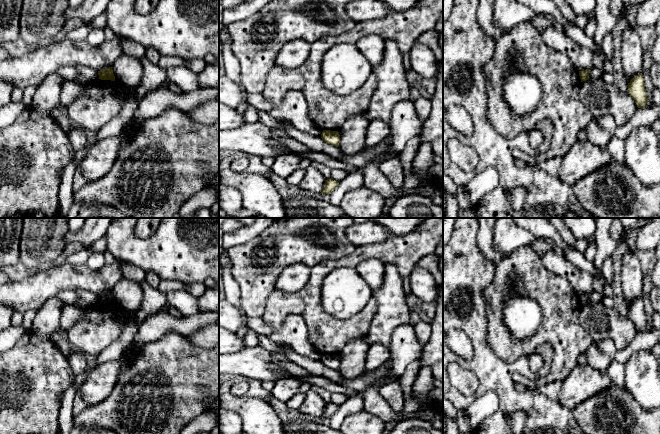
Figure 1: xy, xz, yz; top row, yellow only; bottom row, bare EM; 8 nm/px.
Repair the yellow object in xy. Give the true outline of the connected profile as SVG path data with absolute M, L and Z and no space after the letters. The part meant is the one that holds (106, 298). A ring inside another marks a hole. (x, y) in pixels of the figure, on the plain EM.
M112 291L105 292L103 294L98 295L99 303L101 304L111 304L115 305L115 300L113 298Z

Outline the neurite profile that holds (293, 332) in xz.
M288 315L281 327L268 337L274 342L290 346L293 351L305 358L321 360L323 356L310 342L307 325L301 316Z

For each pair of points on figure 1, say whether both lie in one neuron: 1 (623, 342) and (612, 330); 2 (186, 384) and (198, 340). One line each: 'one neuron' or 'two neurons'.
1: one neuron
2: two neurons

